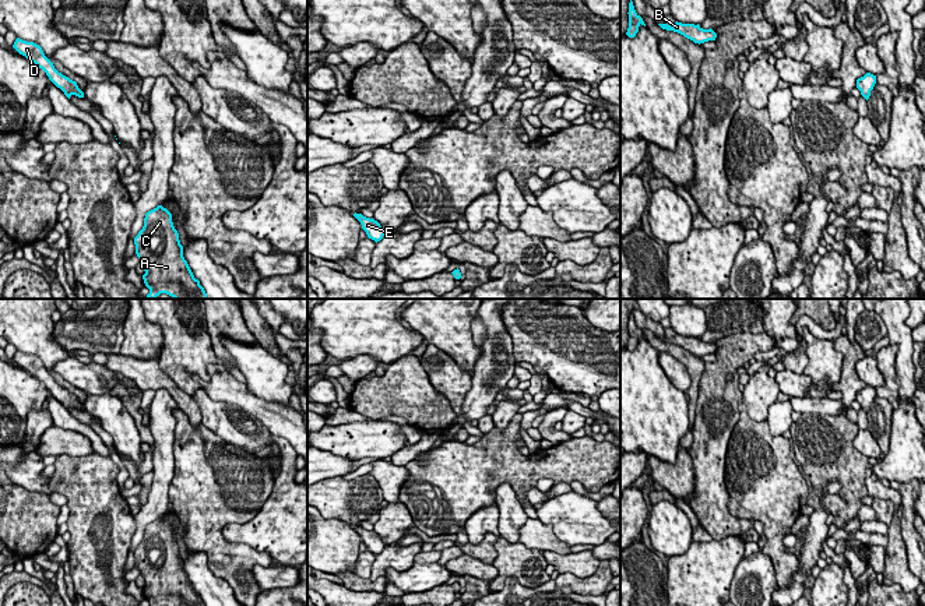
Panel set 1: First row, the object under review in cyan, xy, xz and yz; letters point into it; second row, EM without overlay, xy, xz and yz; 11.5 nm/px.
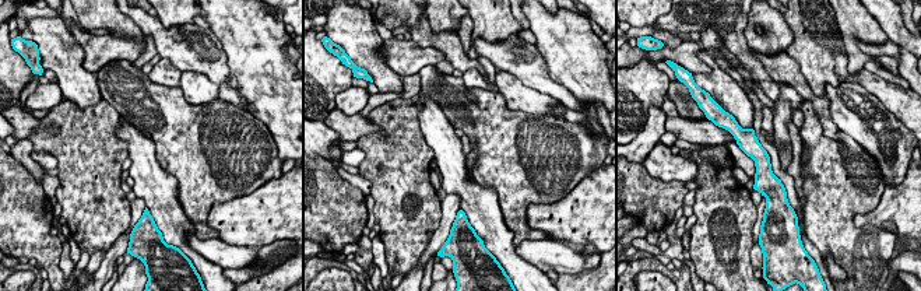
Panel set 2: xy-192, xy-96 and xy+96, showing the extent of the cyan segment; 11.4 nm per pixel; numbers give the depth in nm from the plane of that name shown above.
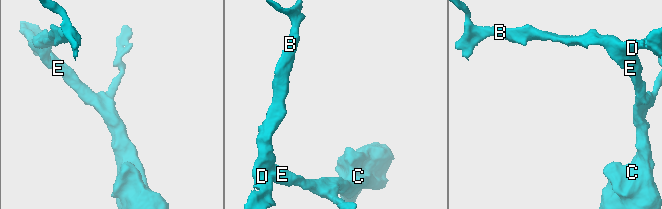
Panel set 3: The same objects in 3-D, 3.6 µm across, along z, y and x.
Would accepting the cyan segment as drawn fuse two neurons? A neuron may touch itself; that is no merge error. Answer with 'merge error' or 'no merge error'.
no merge error

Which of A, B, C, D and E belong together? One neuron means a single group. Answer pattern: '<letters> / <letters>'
A B C D E

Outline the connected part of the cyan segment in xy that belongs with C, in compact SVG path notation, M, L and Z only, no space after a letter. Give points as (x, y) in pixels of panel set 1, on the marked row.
M158 205L148 211L144 218L144 226L134 237L136 254L144 264L143 275L145 286L150 289L148 299L155 299L166 293L173 299L208 299L200 281L194 278L187 261L183 257L183 246L179 233L173 226L172 214Z

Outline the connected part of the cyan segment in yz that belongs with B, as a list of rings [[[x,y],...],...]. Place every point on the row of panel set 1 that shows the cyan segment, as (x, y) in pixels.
[[[676,21],[673,25],[668,25],[668,24],[658,24],[658,25],[662,29],[678,32],[699,45],[708,40],[715,40],[717,38],[717,34],[711,28],[703,29],[699,24],[697,25],[682,24]]]

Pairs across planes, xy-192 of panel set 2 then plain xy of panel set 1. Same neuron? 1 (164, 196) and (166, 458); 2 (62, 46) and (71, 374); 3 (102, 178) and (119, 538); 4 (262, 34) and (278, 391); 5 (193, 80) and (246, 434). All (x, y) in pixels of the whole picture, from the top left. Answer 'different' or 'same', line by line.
1: different
2: different
3: same
4: same
5: same

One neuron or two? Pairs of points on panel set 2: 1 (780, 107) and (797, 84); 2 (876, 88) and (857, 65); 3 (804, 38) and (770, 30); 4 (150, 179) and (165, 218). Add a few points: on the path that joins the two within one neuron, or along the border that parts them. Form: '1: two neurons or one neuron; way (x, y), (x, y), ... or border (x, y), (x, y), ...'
1: two neurons; border (777, 83), (786, 83), (802, 100)
2: two neurons; border (863, 67), (849, 73)
3: two neurons; border (781, 14), (793, 34), (793, 42), (786, 51)
4: one neuron; way (158, 189), (165, 209)

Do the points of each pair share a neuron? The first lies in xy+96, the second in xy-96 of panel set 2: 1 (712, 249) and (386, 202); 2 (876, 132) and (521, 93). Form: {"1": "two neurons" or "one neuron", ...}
{"1": "one neuron", "2": "one neuron"}

